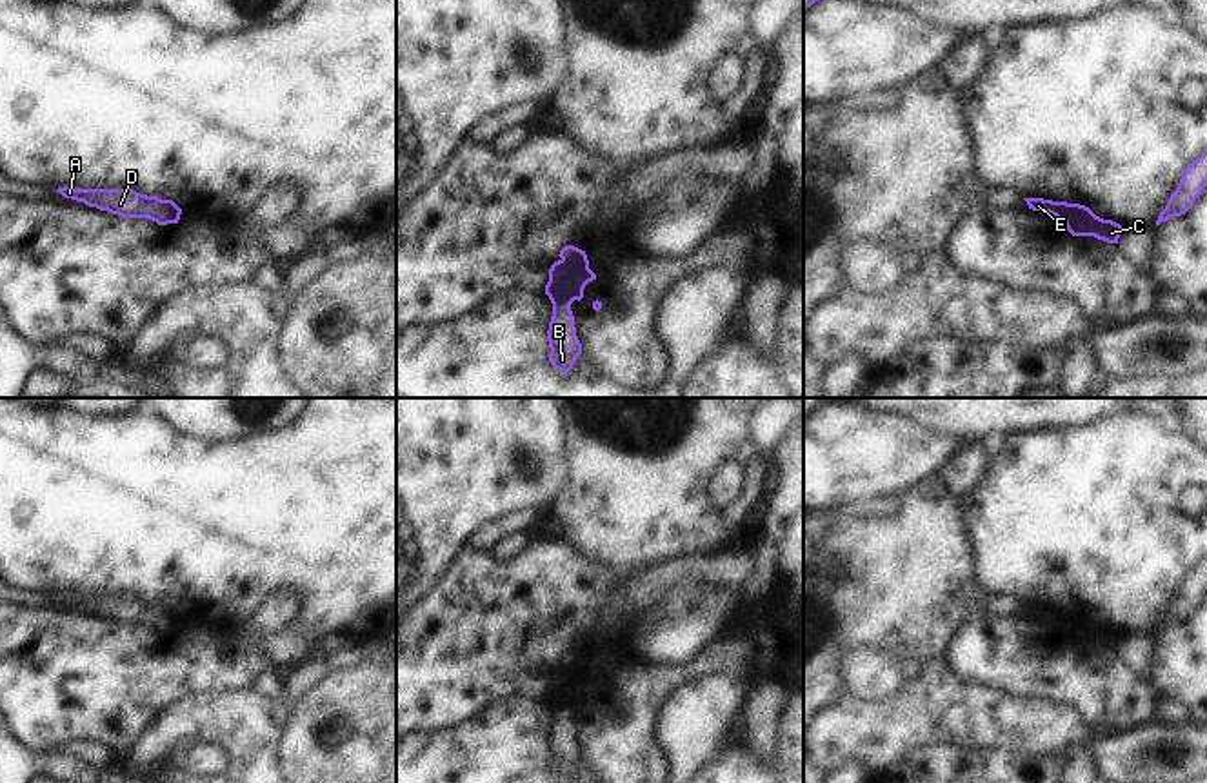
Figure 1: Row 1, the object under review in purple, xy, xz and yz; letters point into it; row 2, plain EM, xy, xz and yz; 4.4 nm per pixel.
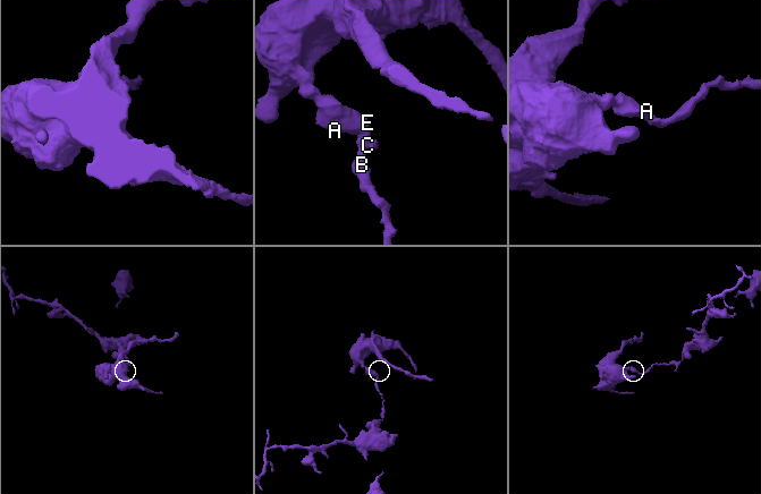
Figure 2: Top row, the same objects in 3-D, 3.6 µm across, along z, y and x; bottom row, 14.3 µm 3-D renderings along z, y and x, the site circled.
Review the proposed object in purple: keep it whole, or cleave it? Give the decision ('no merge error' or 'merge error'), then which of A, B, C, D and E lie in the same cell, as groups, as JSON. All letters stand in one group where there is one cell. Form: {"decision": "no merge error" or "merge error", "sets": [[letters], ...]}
{"decision": "merge error", "sets": [["A", "D", "E"], ["B", "C"]]}

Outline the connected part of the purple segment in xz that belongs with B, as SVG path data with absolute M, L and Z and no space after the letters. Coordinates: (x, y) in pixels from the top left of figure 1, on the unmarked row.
M580 658L573 665L562 665L549 676L549 689L545 692L545 701L553 710L547 738L549 768L562 779L569 779L582 761L571 710L584 705L584 696L593 687L596 687L596 681L589 676L585 658Z

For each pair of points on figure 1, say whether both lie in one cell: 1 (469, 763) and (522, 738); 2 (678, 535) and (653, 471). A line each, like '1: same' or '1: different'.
1: same
2: same

